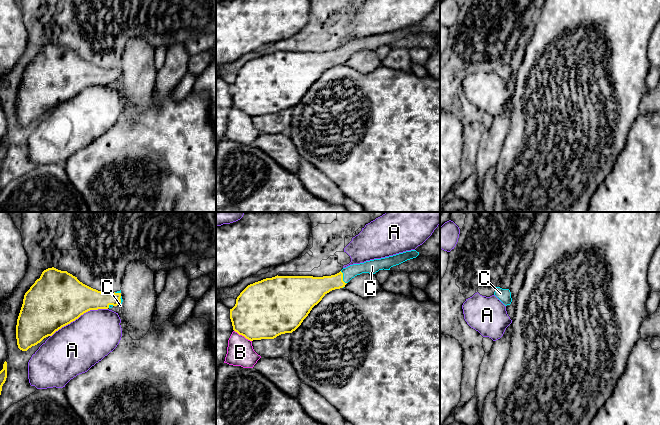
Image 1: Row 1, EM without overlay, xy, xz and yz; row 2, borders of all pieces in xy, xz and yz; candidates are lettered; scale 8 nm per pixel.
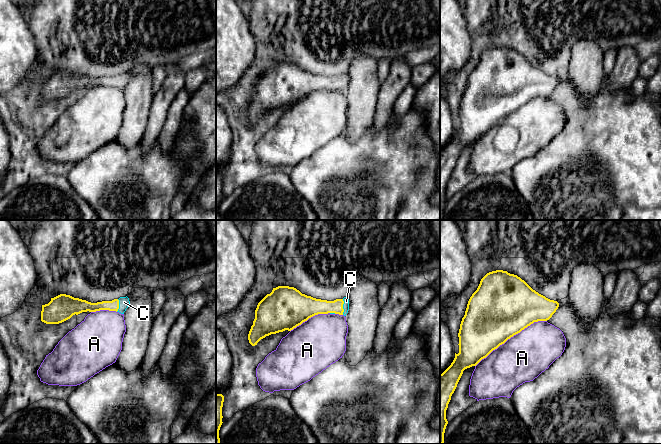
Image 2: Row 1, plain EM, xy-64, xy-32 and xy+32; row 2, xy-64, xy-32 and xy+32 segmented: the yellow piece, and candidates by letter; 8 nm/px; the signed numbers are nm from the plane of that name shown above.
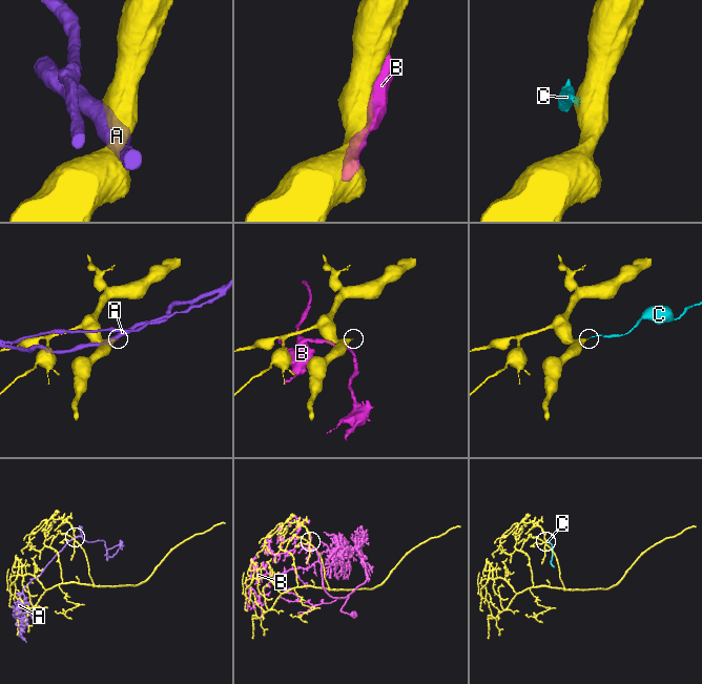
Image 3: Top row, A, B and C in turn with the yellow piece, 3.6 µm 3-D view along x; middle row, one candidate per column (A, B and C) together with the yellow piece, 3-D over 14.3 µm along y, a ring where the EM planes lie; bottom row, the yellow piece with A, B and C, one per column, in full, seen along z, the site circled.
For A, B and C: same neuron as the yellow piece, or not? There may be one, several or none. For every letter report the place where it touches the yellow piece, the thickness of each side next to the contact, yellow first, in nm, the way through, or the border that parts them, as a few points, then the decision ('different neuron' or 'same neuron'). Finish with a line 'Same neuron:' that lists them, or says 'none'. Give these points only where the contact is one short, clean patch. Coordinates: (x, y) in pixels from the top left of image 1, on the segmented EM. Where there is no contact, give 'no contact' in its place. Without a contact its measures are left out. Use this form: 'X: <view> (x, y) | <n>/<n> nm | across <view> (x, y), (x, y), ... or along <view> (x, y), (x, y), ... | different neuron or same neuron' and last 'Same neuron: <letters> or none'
A: xy (78, 317) | 440/400 nm | different neuron
B: xz (243, 335) | 440/220 nm | different neuron
C: xz (342, 277) | 190/110 nm | across xz (314, 289), (338, 281), (342, 277), (355, 269), (371, 267) | same neuron
Same neuron: C

